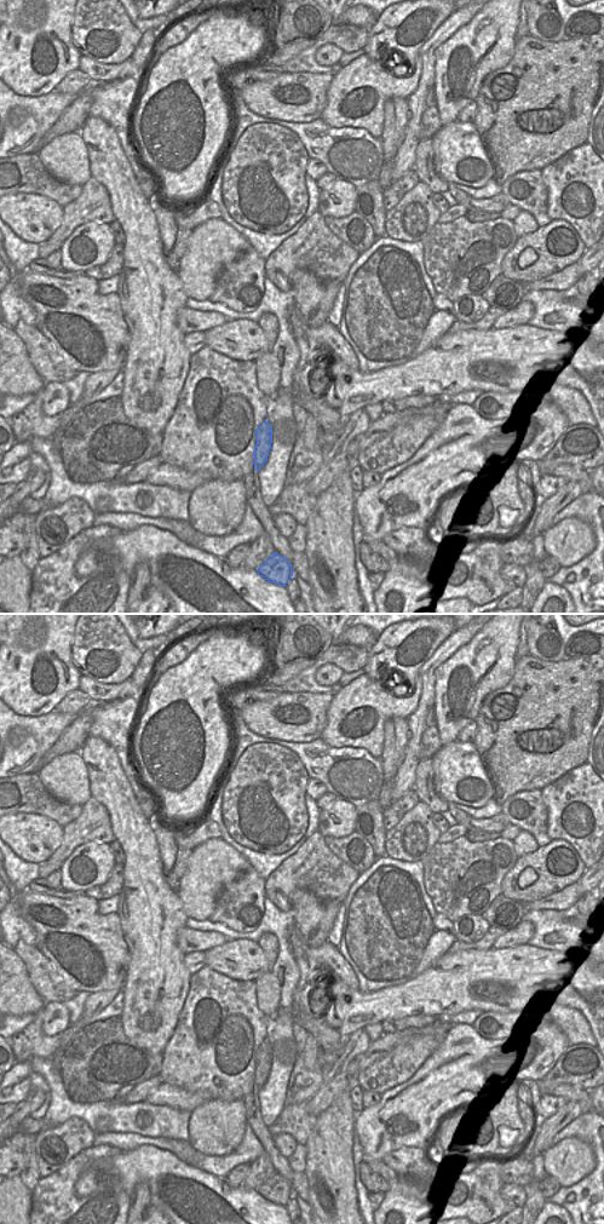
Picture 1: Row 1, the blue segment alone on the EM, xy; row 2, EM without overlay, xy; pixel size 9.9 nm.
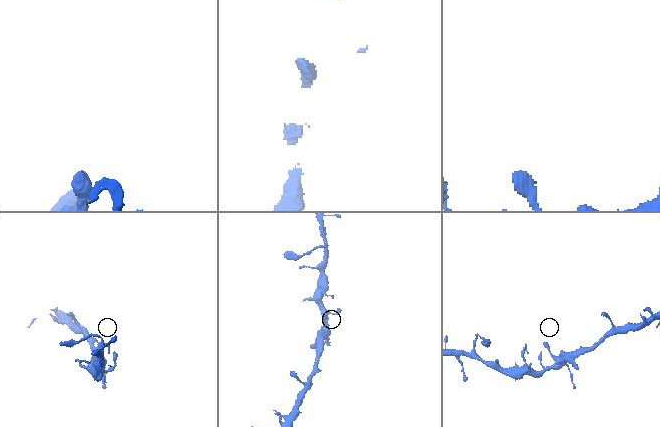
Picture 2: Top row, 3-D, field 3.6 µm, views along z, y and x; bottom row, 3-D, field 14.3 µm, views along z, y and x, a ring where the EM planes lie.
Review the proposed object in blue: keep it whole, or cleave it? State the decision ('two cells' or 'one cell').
one cell

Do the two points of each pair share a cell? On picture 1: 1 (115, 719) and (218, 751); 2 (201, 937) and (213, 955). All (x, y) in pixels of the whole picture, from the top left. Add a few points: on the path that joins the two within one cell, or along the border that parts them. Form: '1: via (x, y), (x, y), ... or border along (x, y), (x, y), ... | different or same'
1: border along (141, 710), (131, 735), (130, 752) | different
2: border along (228, 941), (203, 952) | different

